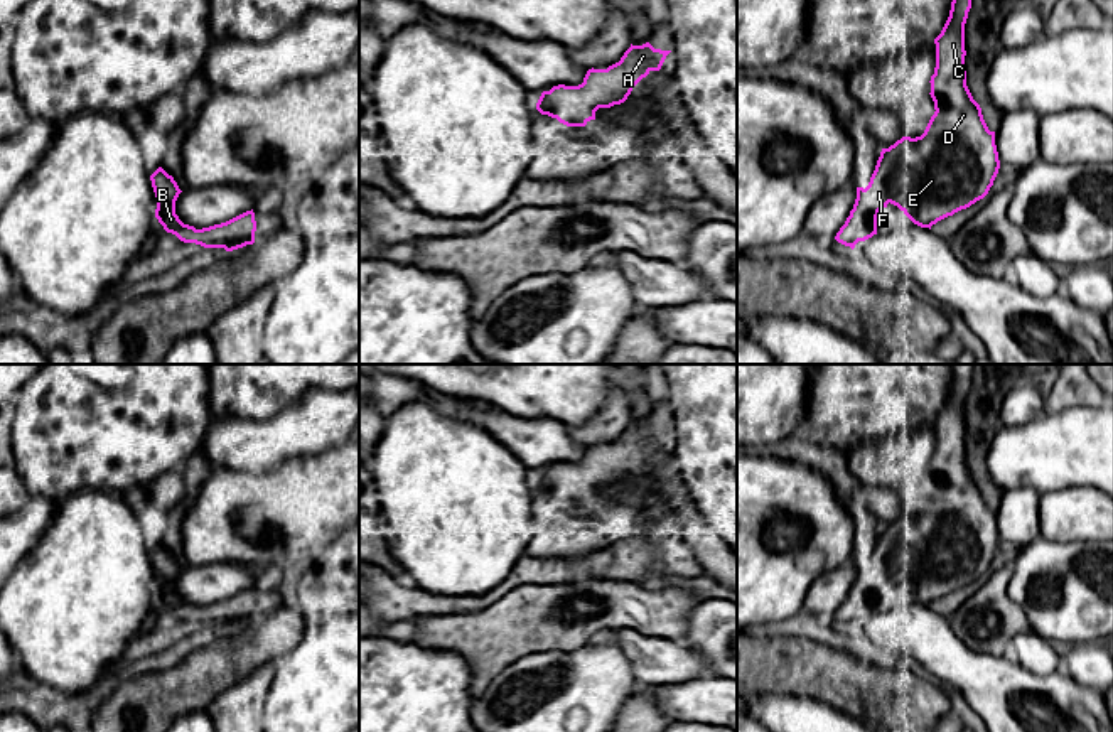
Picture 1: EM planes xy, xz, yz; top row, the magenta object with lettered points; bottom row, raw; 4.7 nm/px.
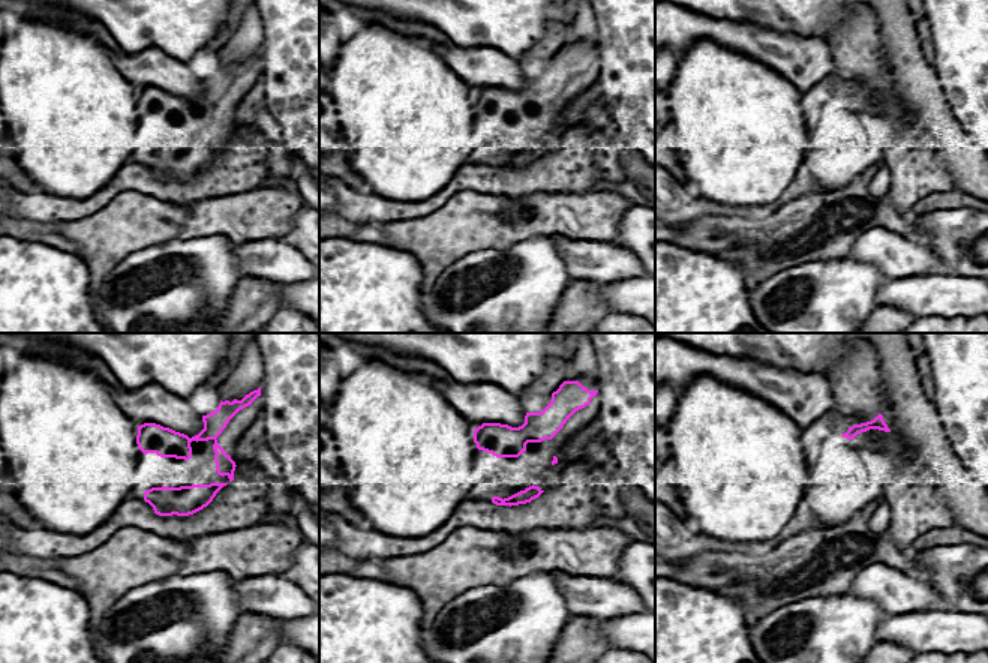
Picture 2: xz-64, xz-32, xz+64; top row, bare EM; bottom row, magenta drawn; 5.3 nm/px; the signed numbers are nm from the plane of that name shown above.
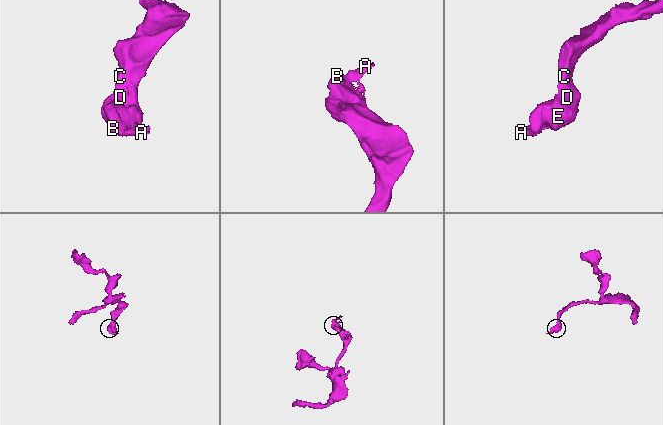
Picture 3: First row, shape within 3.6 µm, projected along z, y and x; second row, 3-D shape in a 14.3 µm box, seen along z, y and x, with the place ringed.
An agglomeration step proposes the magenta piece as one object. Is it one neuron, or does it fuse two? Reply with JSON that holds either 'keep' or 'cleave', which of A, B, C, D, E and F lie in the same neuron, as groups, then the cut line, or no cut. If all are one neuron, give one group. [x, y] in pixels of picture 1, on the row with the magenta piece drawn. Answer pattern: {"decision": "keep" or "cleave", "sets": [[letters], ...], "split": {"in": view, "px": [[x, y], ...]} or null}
{"decision": "keep", "sets": [["A", "B", "C", "D", "E", "F"]], "split": null}

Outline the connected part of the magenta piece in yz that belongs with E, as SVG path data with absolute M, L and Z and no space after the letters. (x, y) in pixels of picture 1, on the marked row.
M953 0L949 17L934 39L936 67L931 76L931 98L934 115L924 133L911 138L902 137L889 148L882 148L868 186L857 187L857 199L845 224L835 240L852 250L858 241L877 234L879 211L887 204L897 206L914 224L929 228L954 213L983 199L1000 169L995 145L995 132L990 132L980 105L966 86L965 71L965 24L971 0Z

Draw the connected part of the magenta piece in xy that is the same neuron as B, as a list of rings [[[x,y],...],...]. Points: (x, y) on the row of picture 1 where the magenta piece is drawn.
[[[159,167],[150,175],[150,180],[157,197],[155,218],[167,233],[175,234],[180,241],[196,243],[204,248],[224,248],[226,251],[255,243],[256,221],[253,209],[226,223],[196,229],[184,224],[175,214],[175,201],[182,191],[174,177]]]

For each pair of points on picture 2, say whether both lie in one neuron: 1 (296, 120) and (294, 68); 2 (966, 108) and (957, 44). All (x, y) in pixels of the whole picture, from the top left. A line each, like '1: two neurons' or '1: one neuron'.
1: one neuron
2: one neuron

